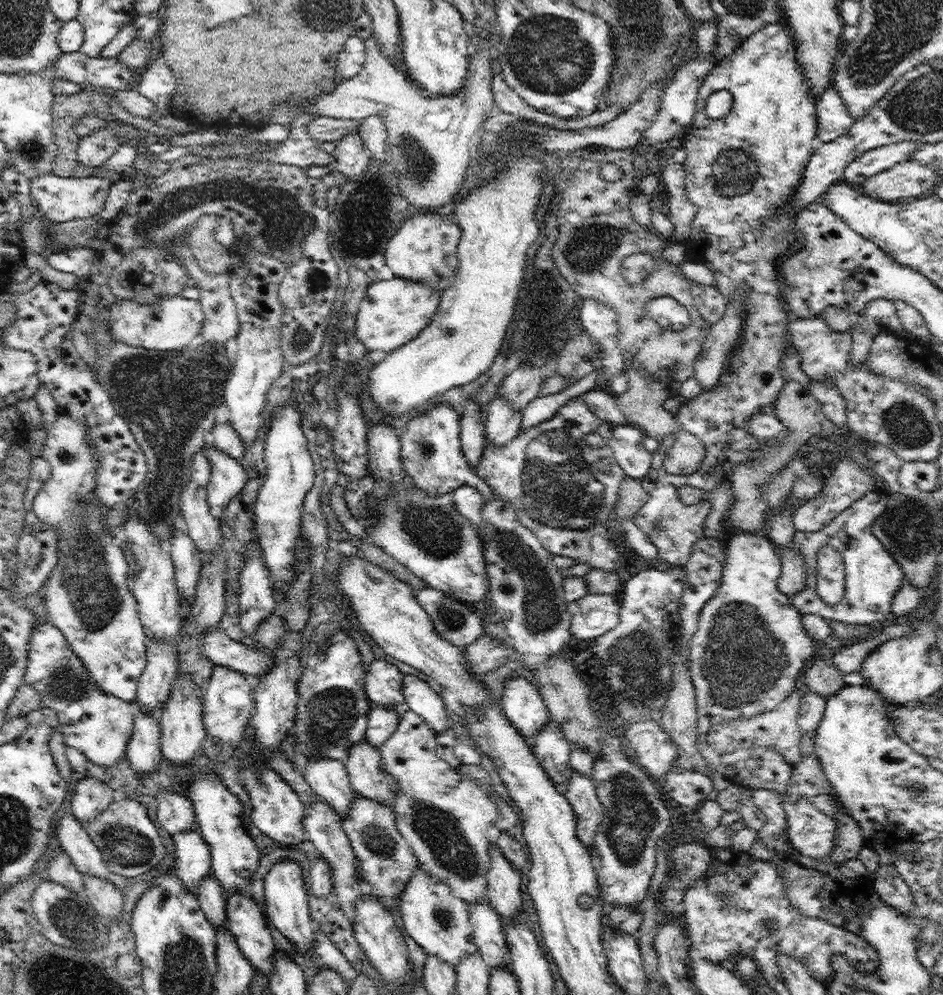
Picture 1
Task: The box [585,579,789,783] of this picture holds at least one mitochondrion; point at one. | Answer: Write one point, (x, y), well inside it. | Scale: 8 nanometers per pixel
(635, 673)

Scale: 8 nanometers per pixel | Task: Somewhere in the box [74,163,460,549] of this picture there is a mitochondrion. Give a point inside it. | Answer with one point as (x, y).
(162, 395)

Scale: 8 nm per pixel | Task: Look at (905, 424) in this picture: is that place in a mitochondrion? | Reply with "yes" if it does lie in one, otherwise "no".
yes

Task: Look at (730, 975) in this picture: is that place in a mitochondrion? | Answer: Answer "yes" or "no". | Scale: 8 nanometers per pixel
yes

